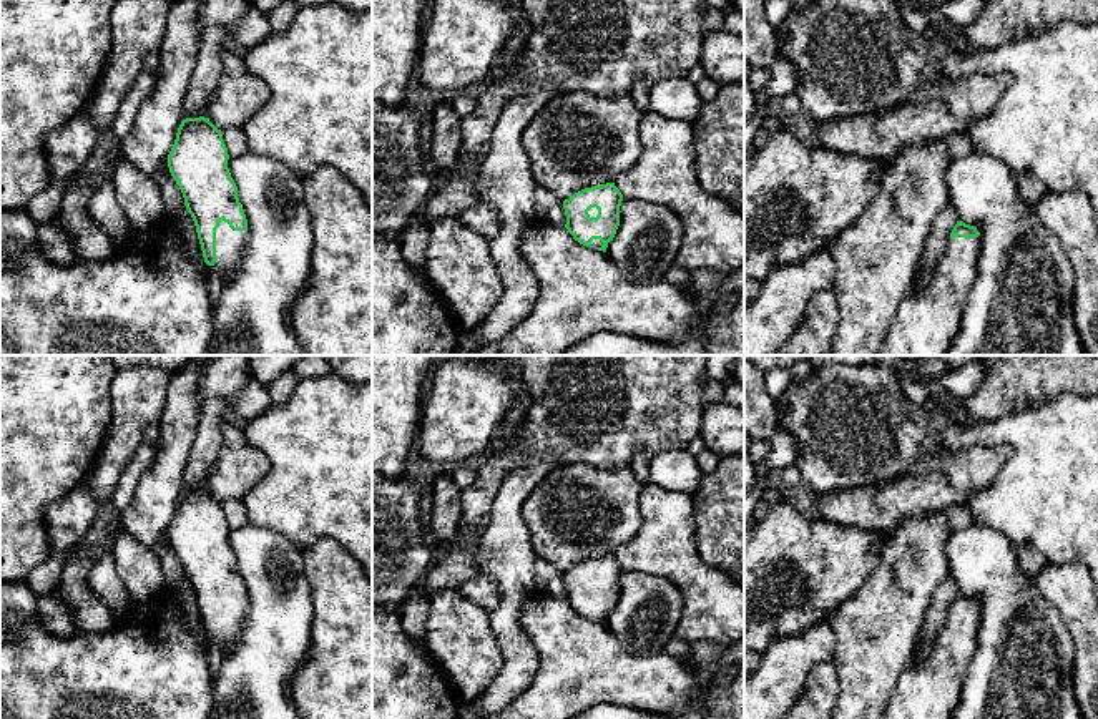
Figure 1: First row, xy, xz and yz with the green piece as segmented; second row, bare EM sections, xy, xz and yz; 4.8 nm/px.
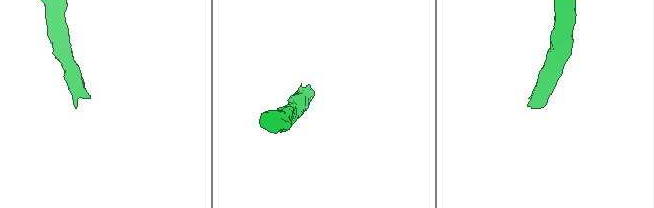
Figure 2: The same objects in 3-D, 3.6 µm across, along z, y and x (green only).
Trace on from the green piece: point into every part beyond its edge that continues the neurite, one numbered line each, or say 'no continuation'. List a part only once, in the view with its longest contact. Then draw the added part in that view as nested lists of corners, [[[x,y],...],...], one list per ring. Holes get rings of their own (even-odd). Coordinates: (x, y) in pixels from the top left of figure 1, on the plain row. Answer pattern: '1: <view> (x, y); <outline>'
1: xy (230, 616); [[[221,593],[216,601],[216,634],[223,658],[226,658],[241,631],[248,616],[248,603],[233,603],[228,594]]]

